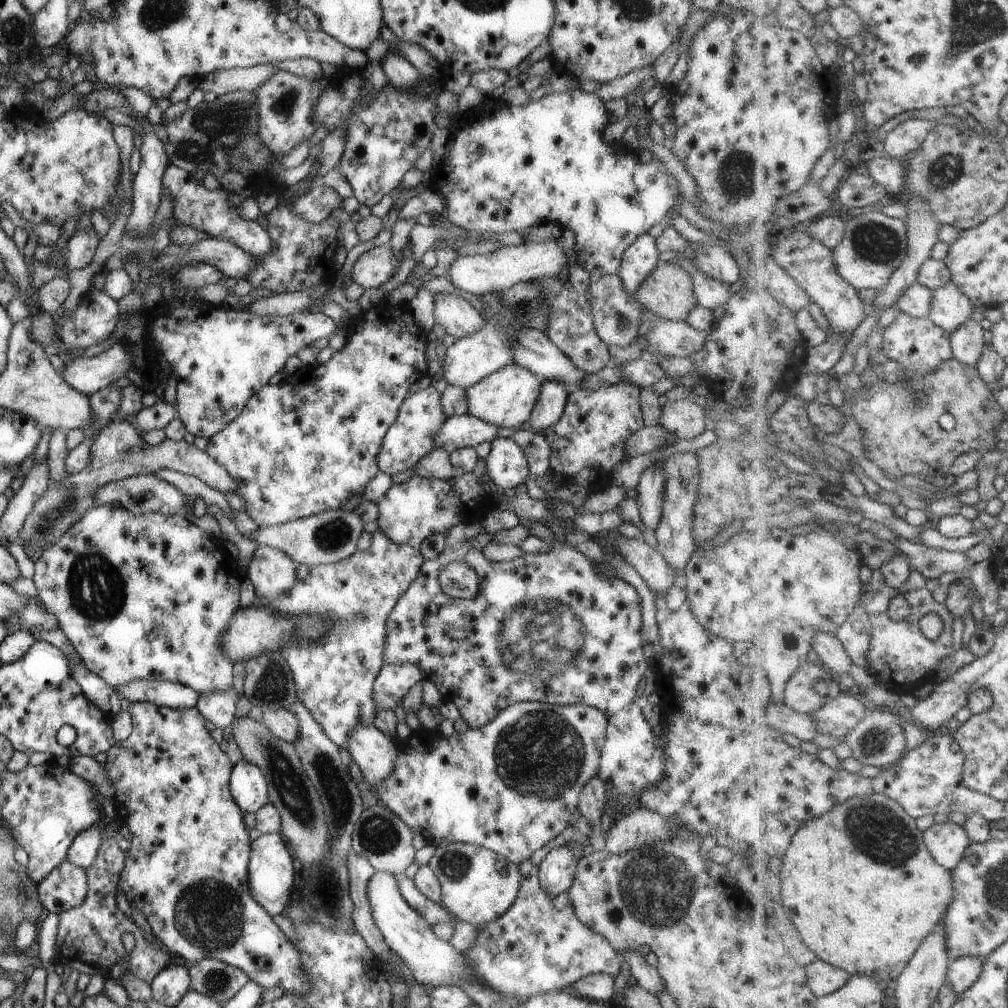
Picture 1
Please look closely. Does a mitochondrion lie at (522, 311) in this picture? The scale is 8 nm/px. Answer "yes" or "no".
yes

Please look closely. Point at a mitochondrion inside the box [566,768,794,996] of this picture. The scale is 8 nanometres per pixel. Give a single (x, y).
(672, 882)

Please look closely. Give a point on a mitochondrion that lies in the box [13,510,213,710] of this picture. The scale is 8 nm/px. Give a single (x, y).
(96, 589)

